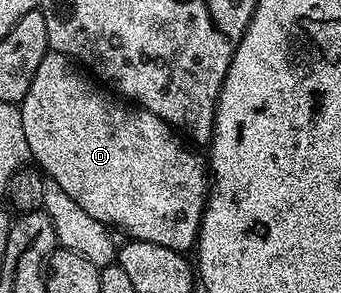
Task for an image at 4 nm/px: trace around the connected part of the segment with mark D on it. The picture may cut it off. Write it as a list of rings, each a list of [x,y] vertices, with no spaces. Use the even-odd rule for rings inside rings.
[[[50,50],[44,56],[44,60],[40,60],[40,68],[36,68],[36,76],[32,76],[32,84],[28,88],[28,96],[24,96],[24,100],[20,104],[22,119],[24,120],[24,136],[28,140],[31,159],[37,163],[43,175],[49,181],[60,184],[60,188],[64,188],[64,192],[68,192],[68,196],[72,196],[72,200],[76,200],[76,204],[80,204],[80,208],[84,208],[84,212],[88,212],[88,216],[92,216],[92,220],[100,220],[107,228],[119,226],[126,233],[126,236],[140,242],[164,244],[164,248],[172,248],[183,252],[193,251],[198,241],[198,229],[202,223],[202,213],[206,207],[206,196],[208,193],[207,163],[203,159],[201,162],[181,142],[183,139],[164,120],[160,120],[152,112],[143,110],[141,106],[127,104],[125,101],[119,100],[113,93],[95,85],[89,77],[86,77],[87,79],[81,78],[74,69],[76,69],[76,66],[71,59],[64,57],[60,52]]]

